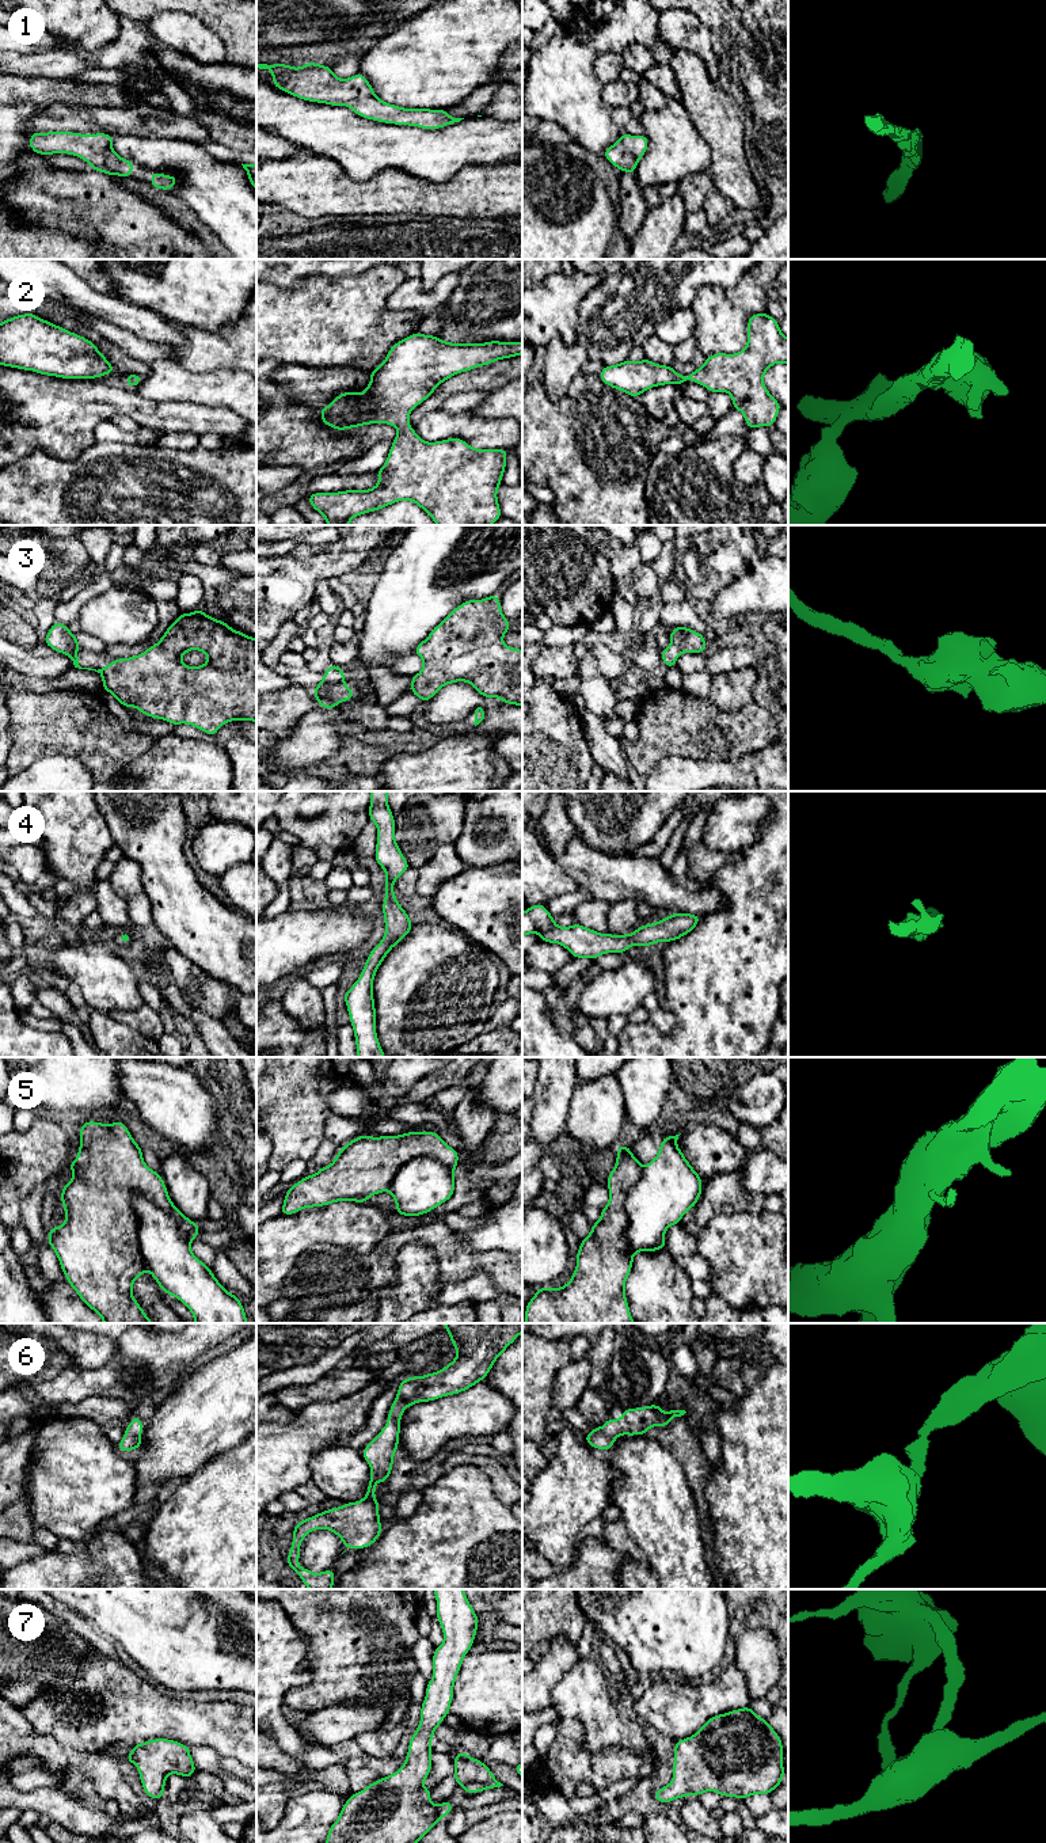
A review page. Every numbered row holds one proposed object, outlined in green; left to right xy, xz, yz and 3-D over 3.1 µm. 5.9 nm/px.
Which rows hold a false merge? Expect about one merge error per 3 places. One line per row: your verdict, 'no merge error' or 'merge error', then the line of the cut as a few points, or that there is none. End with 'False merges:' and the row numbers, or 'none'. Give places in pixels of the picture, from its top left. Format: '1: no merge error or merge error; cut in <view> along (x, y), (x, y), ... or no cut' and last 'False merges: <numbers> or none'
1: no merge error; no cut
2: no merge error; no cut
3: no merge error; no cut
4: no merge error; no cut
5: merge error; cut in xy along (134, 1190), (132, 1207), (139, 1220), (137, 1241), (147, 1269)
6: no merge error; no cut
7: no merge error; no cut
False merges: 5

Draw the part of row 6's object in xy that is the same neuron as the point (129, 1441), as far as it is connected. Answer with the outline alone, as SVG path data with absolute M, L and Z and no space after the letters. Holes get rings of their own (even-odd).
M138 1416L133 1417L130 1424L125 1428L125 1434L119 1444L117 1445L118 1451L126 1452L138 1449L141 1447L142 1439L141 1432L144 1430L144 1424Z

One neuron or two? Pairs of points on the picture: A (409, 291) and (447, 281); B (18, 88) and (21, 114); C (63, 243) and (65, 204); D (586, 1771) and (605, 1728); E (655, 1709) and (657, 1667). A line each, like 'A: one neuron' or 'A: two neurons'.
A: one neuron
B: two neurons
C: two neurons
D: two neurons
E: two neurons

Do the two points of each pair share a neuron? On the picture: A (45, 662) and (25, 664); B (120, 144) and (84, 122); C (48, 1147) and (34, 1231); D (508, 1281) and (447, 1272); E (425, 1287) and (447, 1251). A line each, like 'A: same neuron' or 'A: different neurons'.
A: same neuron
B: different neurons
C: different neurons
D: same neuron
E: different neurons

